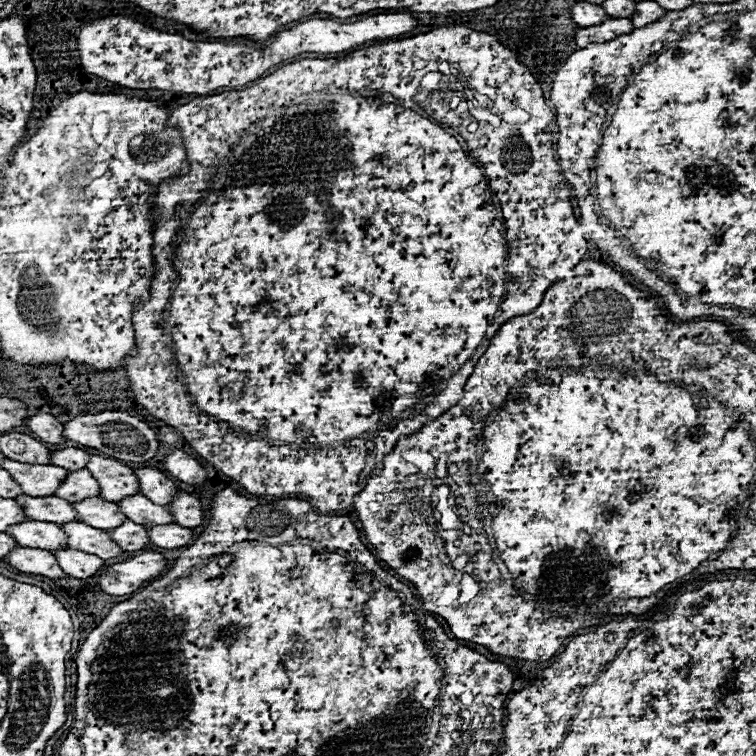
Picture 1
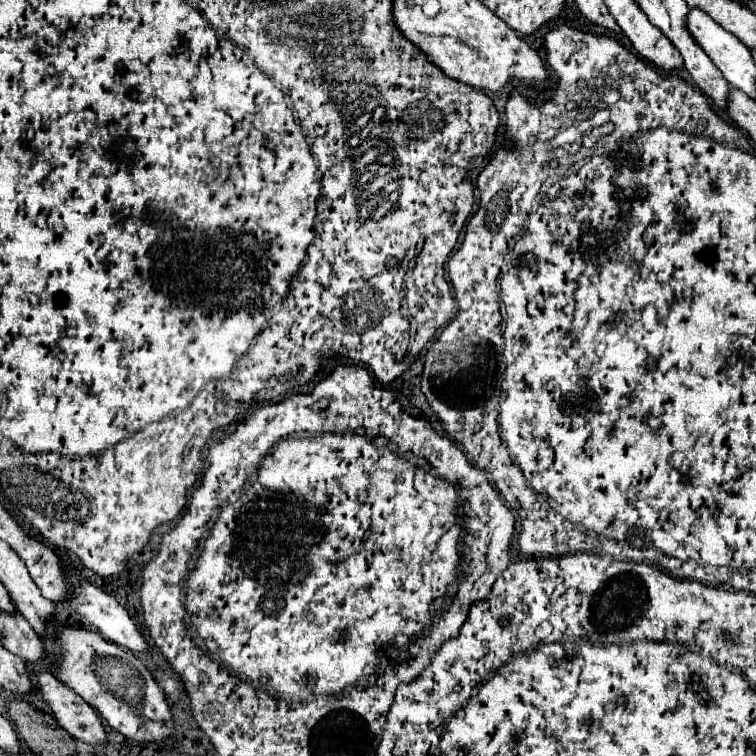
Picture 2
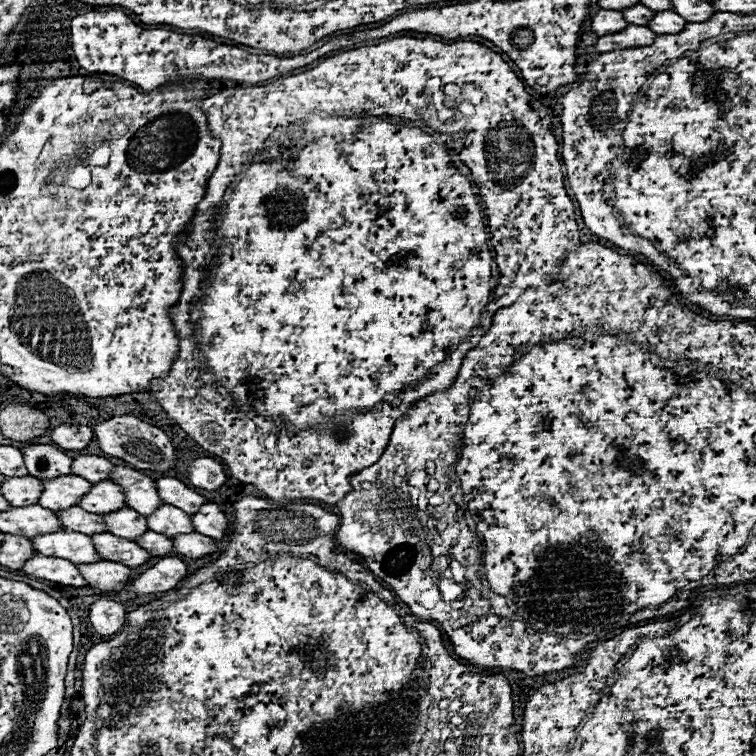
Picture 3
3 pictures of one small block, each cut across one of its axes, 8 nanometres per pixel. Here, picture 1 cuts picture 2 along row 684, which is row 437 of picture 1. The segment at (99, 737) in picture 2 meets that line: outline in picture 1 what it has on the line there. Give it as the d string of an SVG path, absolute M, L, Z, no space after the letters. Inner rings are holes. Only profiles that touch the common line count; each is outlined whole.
M36 414L36 416L30 416L28 418L28 426L32 428L32 432L48 442L48 444L62 444L66 442L64 438L64 428L62 428L62 422L58 422L54 416L50 414Z

